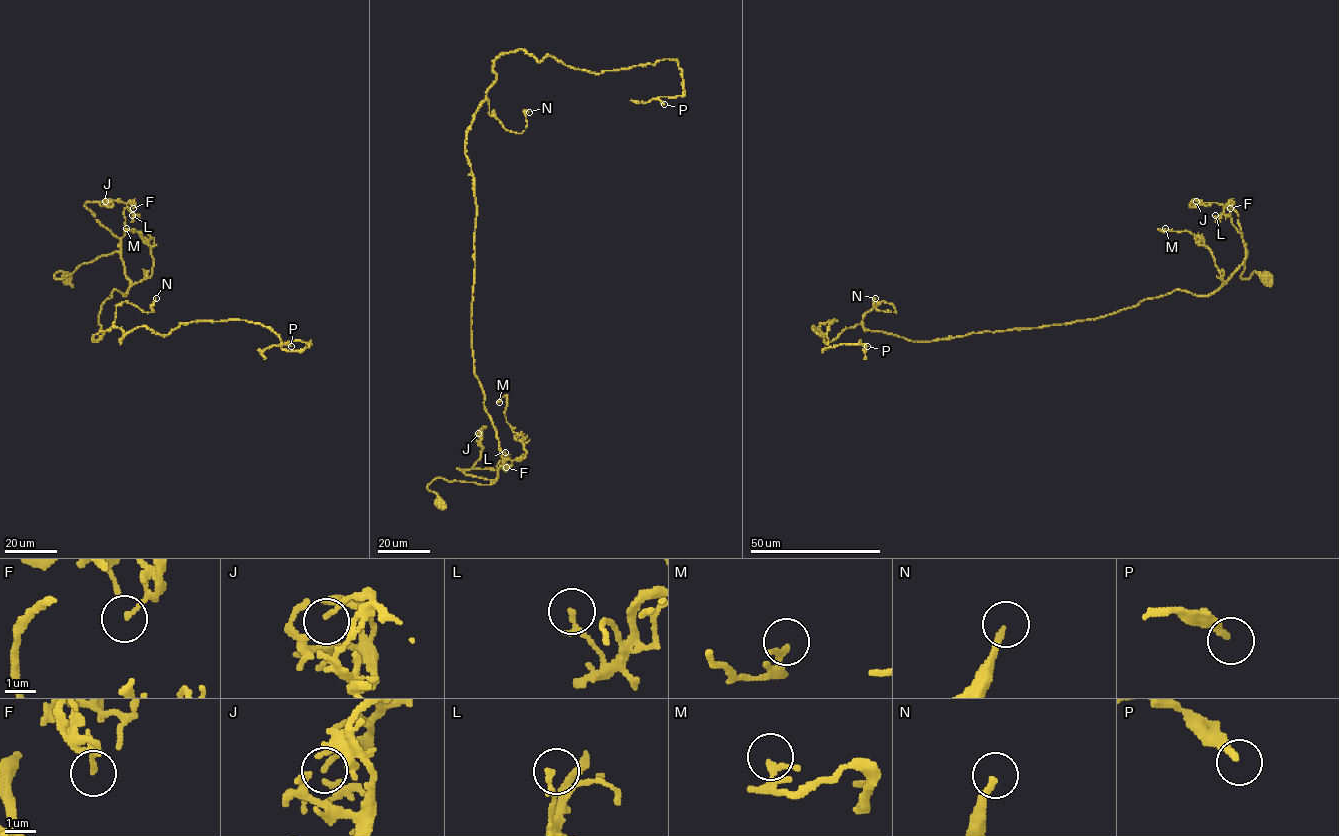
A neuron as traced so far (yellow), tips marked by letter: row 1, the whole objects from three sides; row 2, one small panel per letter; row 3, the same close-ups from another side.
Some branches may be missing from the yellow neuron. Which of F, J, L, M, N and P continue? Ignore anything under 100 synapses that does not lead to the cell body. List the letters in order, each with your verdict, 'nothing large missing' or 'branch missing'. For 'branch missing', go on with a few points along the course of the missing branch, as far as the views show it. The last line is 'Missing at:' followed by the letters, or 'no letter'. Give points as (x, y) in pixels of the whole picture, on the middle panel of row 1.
F: nothing large missing
J: nothing large missing
L: nothing large missing
M: nothing large missing
N: branch missing; missing branch runs (529, 112), (541, 142), (519, 164), (539, 150), (534, 135), (533, 175), (558, 176), (549, 162), (502, 164)
P: nothing large missing
Missing at: N

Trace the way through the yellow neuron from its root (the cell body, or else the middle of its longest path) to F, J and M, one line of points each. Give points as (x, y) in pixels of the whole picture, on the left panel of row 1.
F: (65, 278), (55, 274), (61, 279), (120, 250), (120, 239), (85, 204), (133, 201), (133, 208)
J: (65, 278), (55, 274), (61, 279), (120, 250), (120, 239), (85, 205), (105, 201)
M: (65, 278), (55, 274), (61, 279), (116, 252), (132, 284), (149, 277), (152, 249), (126, 228)

